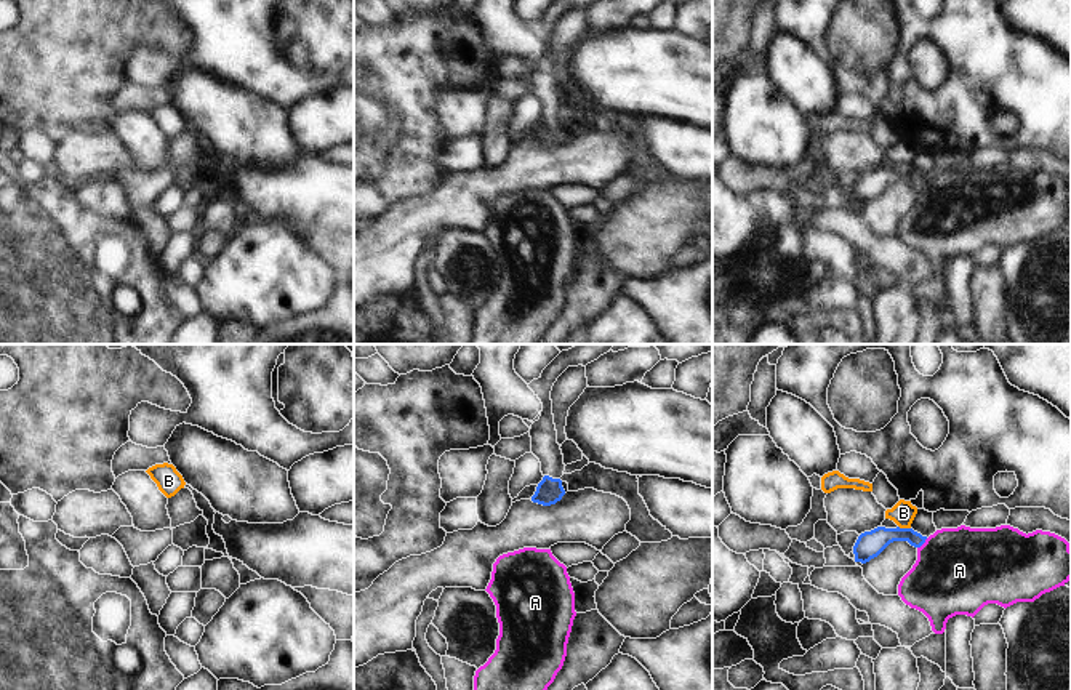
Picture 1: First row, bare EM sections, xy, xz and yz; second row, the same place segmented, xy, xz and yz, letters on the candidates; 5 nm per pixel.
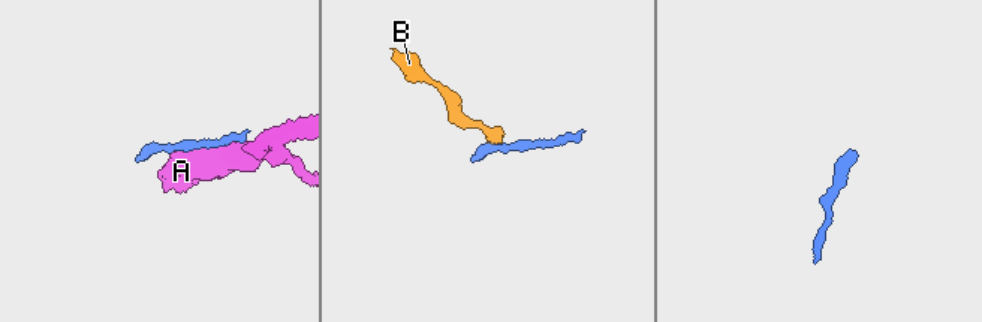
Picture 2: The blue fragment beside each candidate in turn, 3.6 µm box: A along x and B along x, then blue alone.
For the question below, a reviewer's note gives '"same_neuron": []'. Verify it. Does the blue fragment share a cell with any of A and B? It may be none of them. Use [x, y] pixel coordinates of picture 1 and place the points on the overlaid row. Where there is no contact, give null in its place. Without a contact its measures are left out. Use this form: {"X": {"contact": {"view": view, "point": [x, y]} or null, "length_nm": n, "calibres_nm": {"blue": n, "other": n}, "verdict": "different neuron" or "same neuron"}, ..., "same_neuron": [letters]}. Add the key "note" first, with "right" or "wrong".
{"note": "right", "A": {"contact": {"view": "yz", "point": [922, 543]}, "length_nm": 80, "calibres_nm": {"blue": 120, "other": 440}, "verdict": "different neuron"}, "B": {"contact": {"view": "yz", "point": [905, 529]}, "length_nm": 70, "calibres_nm": {"blue": 140, "other": 120}, "verdict": "different neuron"}, "same_neuron": []}

